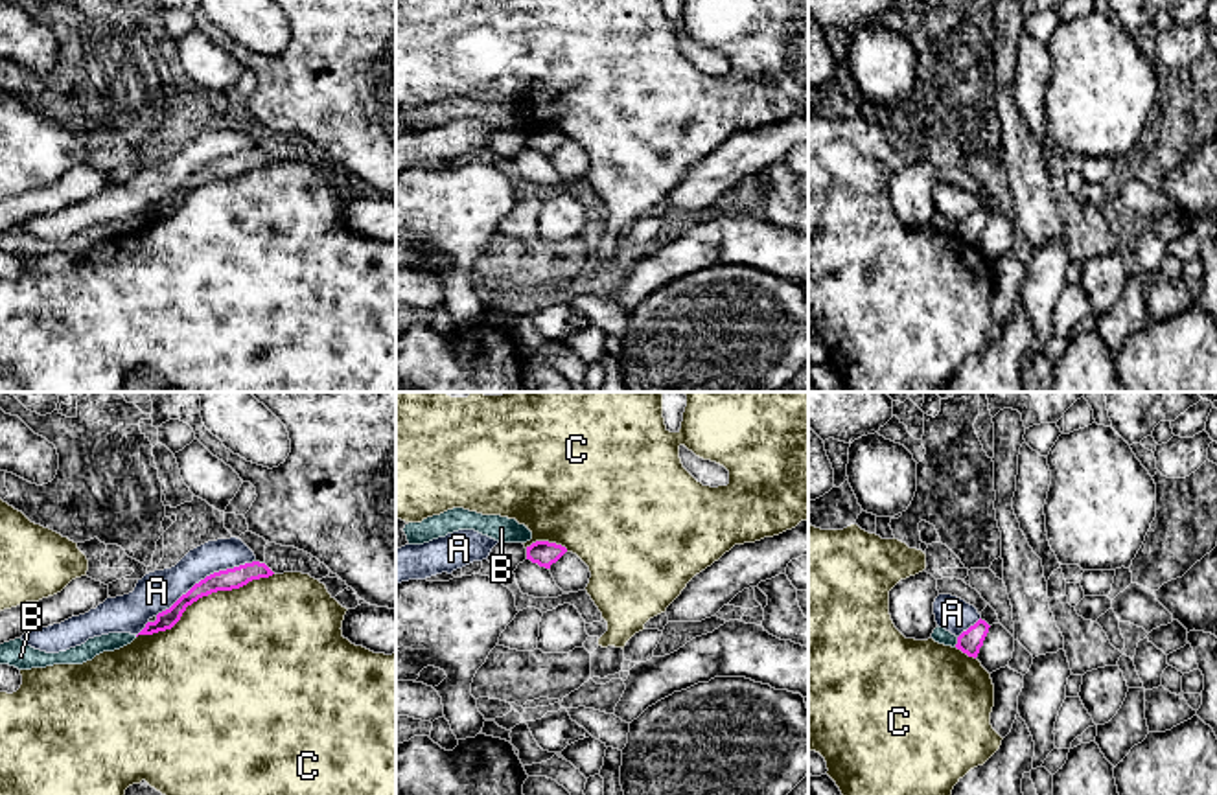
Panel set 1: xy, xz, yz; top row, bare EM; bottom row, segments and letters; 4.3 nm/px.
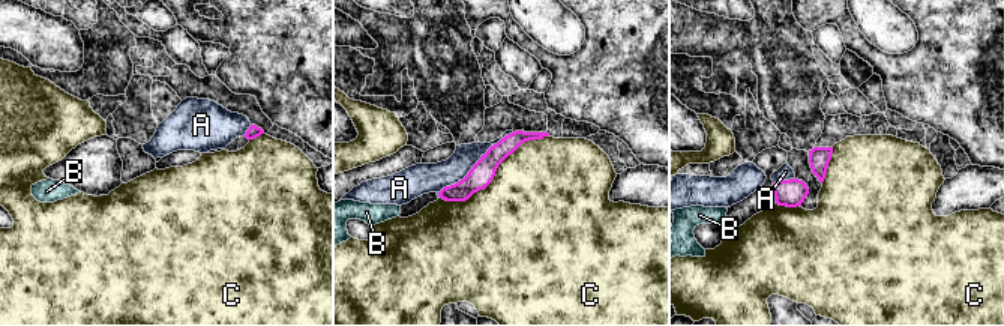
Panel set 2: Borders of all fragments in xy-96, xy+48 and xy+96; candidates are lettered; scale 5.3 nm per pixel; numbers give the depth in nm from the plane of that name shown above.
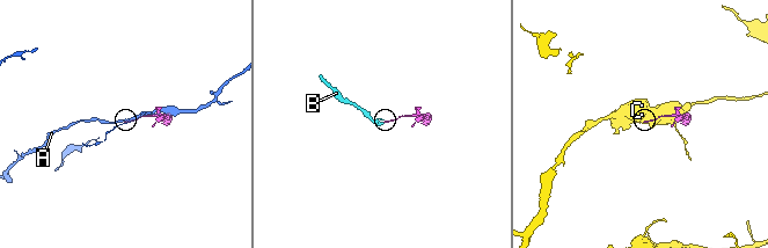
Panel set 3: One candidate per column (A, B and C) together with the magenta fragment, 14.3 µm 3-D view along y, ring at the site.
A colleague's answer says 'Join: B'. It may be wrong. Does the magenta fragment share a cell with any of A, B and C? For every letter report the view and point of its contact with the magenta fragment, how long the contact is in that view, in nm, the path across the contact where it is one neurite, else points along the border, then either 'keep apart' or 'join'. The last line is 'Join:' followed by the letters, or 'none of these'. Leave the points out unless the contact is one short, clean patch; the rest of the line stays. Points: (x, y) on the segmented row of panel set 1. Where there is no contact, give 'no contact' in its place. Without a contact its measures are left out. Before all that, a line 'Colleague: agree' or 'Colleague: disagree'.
Colleague: disagree
A: meets magenta in xy at (207, 576); contact 500 nm long; keep apart
B: meets magenta in yz at (958, 643); contact 50 nm long; border along yz (958, 637), (954, 646); keep apart
C: meets magenta in xy at (203, 595); contact 650 nm long; keep apart
Join: none of these

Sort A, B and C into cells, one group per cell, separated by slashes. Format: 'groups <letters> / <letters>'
groups A / B / C

